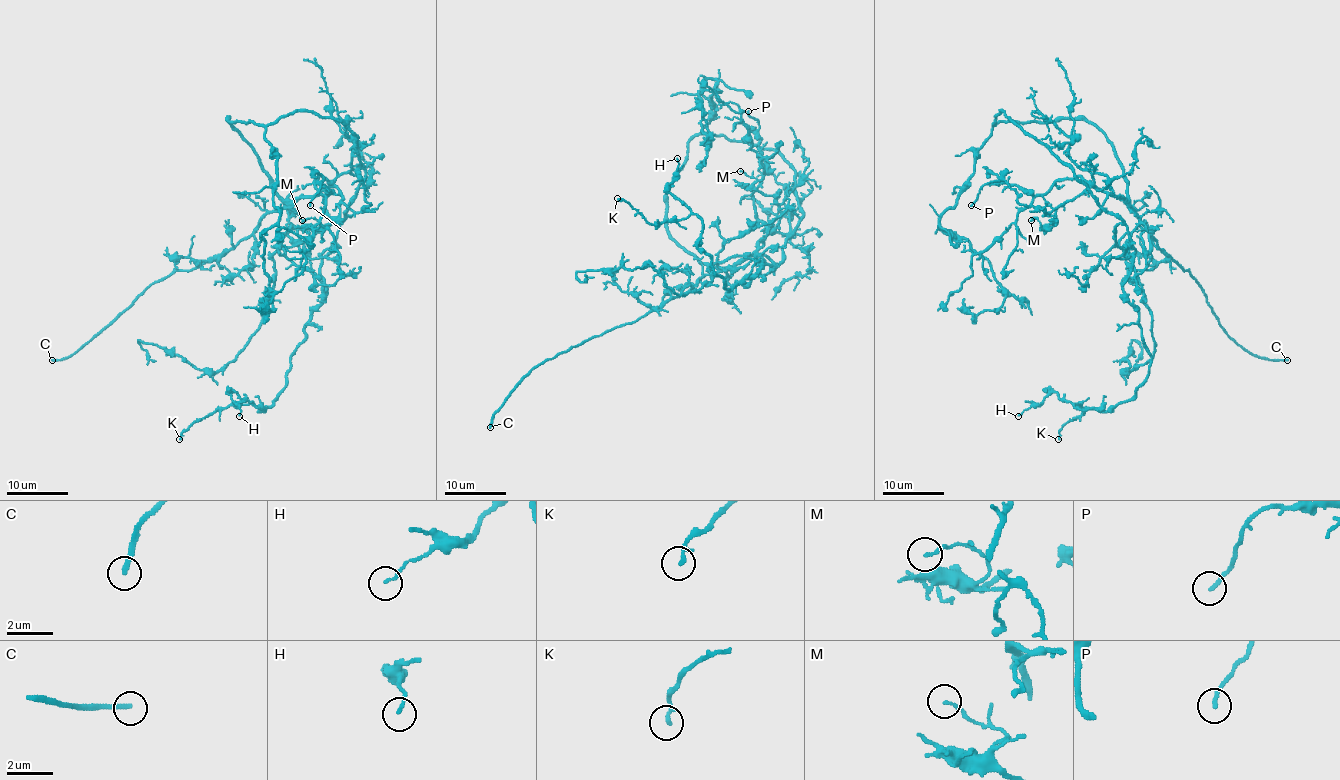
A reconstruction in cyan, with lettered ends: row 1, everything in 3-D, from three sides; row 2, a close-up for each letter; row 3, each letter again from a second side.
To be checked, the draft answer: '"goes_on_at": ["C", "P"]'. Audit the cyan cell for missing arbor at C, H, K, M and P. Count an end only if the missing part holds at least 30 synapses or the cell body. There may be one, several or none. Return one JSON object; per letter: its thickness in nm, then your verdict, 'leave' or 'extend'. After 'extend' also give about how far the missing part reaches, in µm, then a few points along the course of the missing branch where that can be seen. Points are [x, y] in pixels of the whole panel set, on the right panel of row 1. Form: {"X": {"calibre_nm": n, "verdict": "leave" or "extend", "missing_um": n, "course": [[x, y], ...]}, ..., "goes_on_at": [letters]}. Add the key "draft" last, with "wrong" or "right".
{"C": {"calibre_nm": 240, "verdict": "extend", "missing_um": 90, "course": [[1287, 360], [1310, 353], [1304, 362], [1263, 360], [1233, 340], [1224, 308], [1233, 290], [1279, 240], [1279, 217]]}, "H": {"calibre_nm": 120, "verdict": "leave"}, "K": {"calibre_nm": 190, "verdict": "leave"}, "M": {"calibre_nm": 130, "verdict": "leave"}, "P": {"calibre_nm": 160, "verdict": "extend", "missing_um": 10, "course": [[971, 205], [961, 213], [954, 200], [948, 200], [944, 204], [944, 219]]}, "goes_on_at": ["C", "P"], "draft": "right"}

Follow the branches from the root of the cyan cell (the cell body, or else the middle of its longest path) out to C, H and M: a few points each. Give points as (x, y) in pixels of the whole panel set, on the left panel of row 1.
C: (365, 170), (356, 144), (351, 170), (322, 191), (270, 211), (196, 268), (154, 280), (76, 353), (52, 360)
H: (365, 170), (322, 254), (324, 302), (291, 356), (287, 385), (259, 411), (231, 393), (239, 416)
M: (365, 170), (356, 144), (351, 170), (334, 182), (342, 196), (339, 216), (319, 228), (316, 219), (302, 220)

